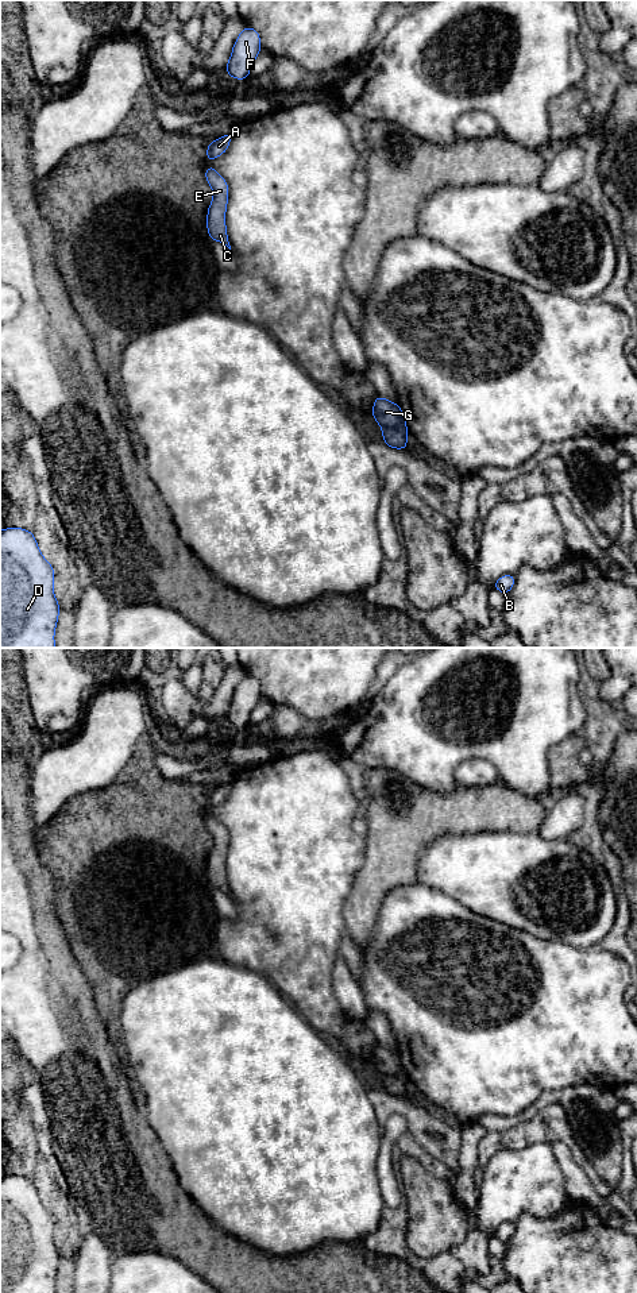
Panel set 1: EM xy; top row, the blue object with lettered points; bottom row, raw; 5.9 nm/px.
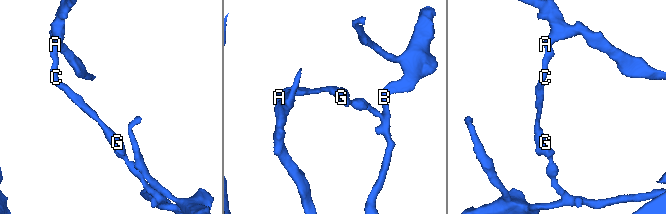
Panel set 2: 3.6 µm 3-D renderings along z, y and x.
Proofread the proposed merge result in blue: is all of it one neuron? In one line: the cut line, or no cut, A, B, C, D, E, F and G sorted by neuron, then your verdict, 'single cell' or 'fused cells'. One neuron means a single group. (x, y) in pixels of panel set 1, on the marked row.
cut in xy along (382, 427), (400, 429), (405, 435); A C D E F G / B; fused cells

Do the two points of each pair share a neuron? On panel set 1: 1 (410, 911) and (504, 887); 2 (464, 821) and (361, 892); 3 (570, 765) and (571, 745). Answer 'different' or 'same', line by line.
1: different
2: same
3: same

